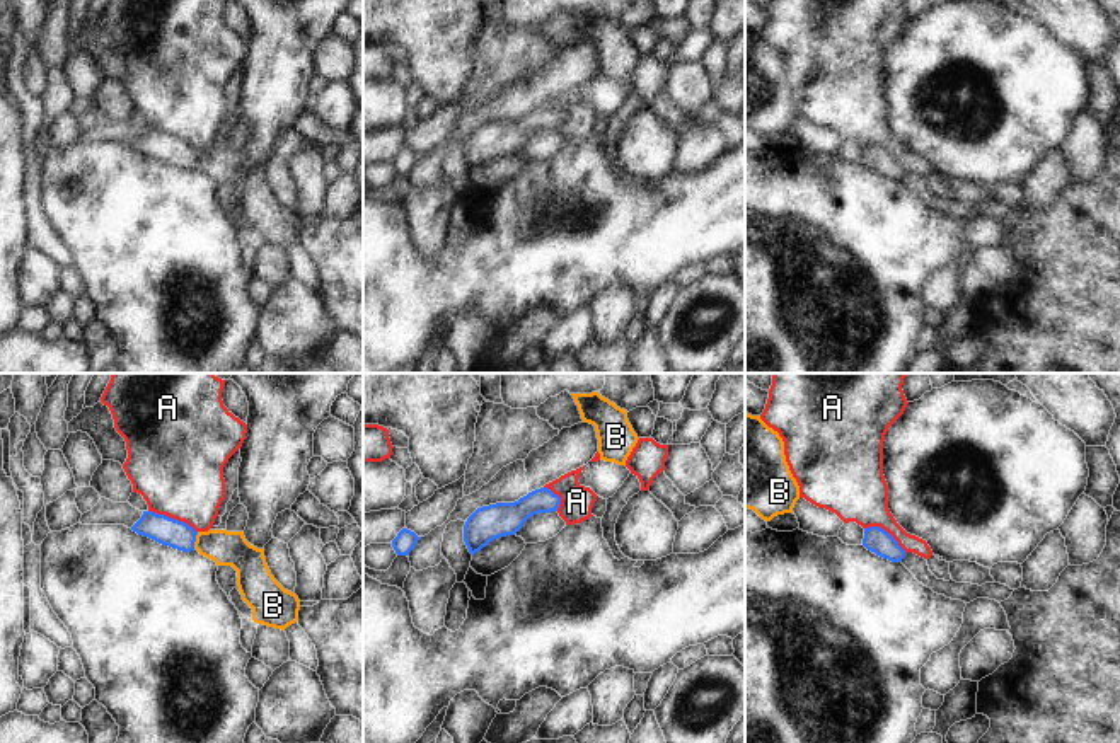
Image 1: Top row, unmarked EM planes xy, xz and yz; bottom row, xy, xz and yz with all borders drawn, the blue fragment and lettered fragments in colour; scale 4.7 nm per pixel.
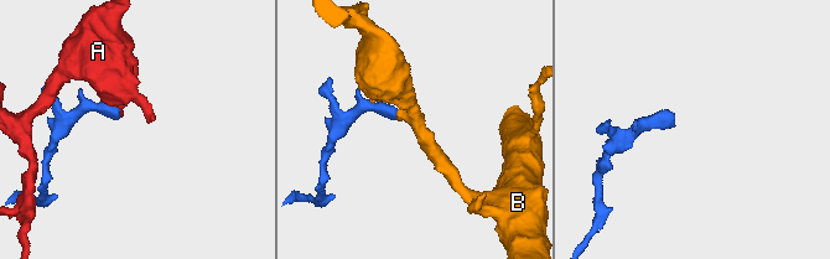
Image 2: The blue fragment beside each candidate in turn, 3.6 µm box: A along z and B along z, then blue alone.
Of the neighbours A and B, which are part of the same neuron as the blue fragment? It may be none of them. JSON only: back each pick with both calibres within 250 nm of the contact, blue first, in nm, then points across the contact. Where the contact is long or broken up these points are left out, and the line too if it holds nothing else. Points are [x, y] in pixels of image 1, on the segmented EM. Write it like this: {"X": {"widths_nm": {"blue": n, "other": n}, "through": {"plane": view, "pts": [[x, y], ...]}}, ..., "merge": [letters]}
{"B": {"widths_nm": {"blue": 130, "other": 160}, "through": {"plane": "xy", "pts": [[166, 530], [195, 541], [225, 547]]}}, "merge": ["B"]}

